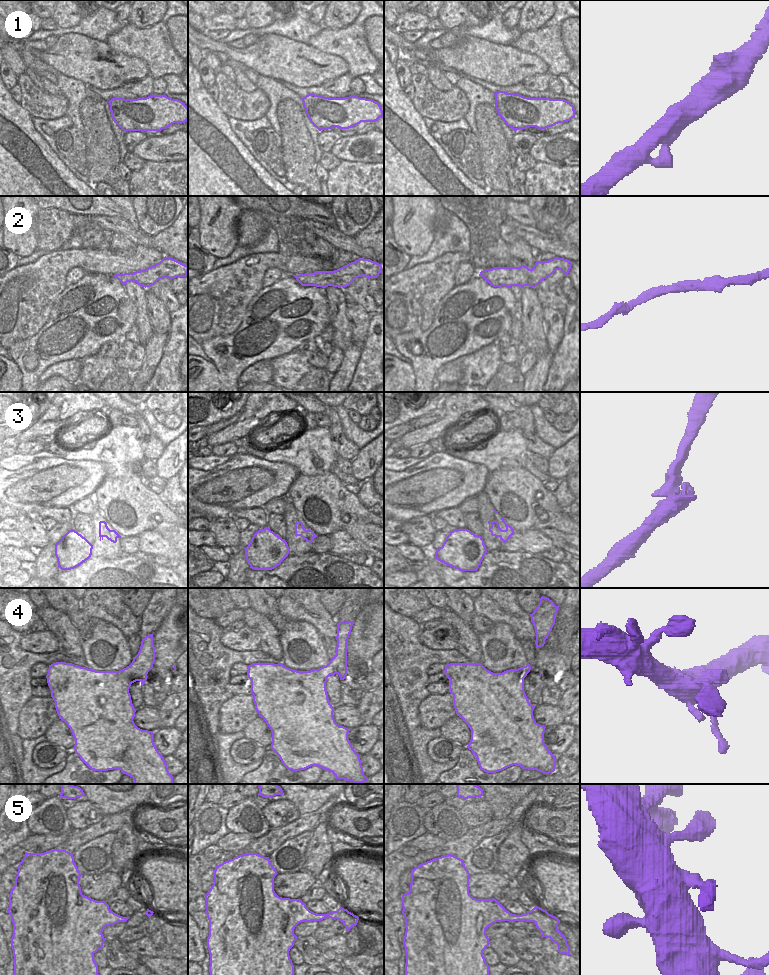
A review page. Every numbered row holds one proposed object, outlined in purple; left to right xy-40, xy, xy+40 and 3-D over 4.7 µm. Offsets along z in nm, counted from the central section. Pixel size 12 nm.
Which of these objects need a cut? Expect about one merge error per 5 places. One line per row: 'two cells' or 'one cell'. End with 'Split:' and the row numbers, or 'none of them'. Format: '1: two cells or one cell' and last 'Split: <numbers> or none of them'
1: one cell
2: one cell
3: one cell
4: one cell
5: one cell
Split: none of them

